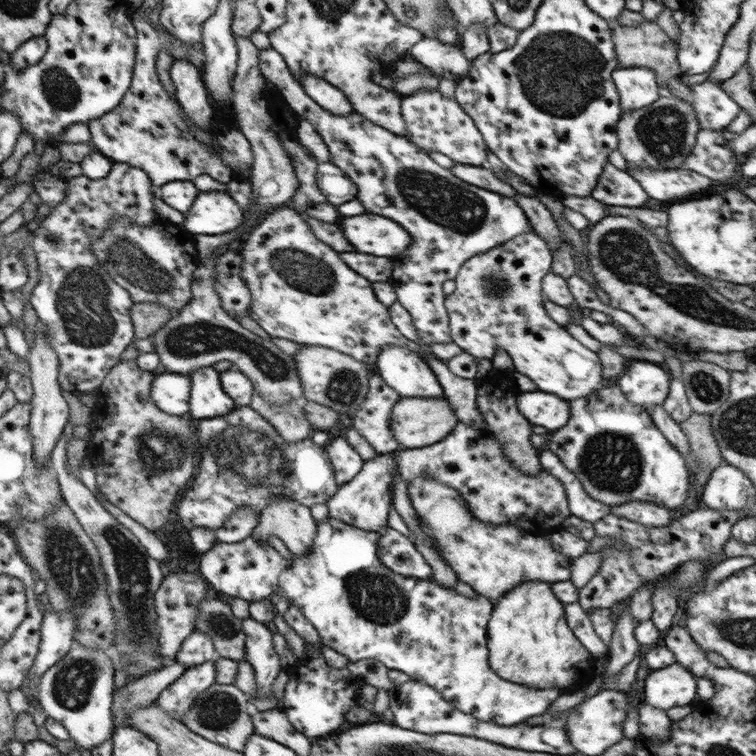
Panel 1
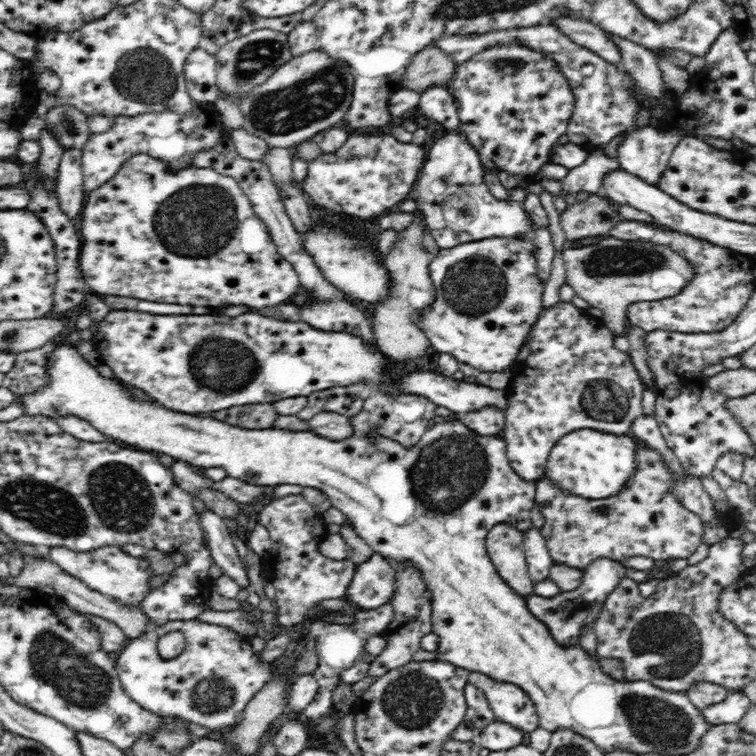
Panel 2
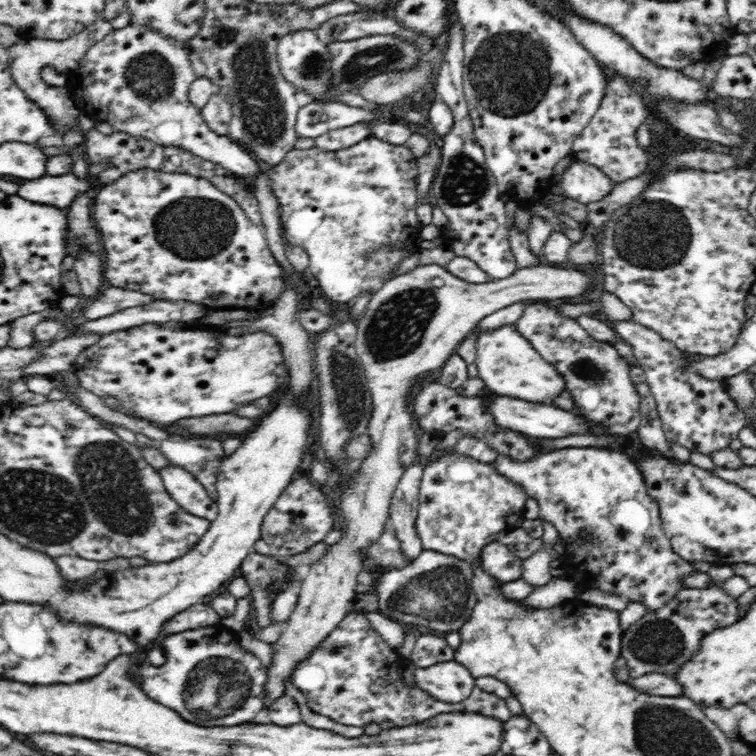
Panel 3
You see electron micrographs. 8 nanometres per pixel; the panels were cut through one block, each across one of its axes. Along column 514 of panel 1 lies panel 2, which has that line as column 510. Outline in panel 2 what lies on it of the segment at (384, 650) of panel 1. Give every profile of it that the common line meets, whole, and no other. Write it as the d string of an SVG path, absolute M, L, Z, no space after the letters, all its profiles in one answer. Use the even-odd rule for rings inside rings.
M476 672L469 674L469 684L484 691L497 721L508 722L520 731L528 733L539 727L534 704L524 690L514 684L498 682Z

